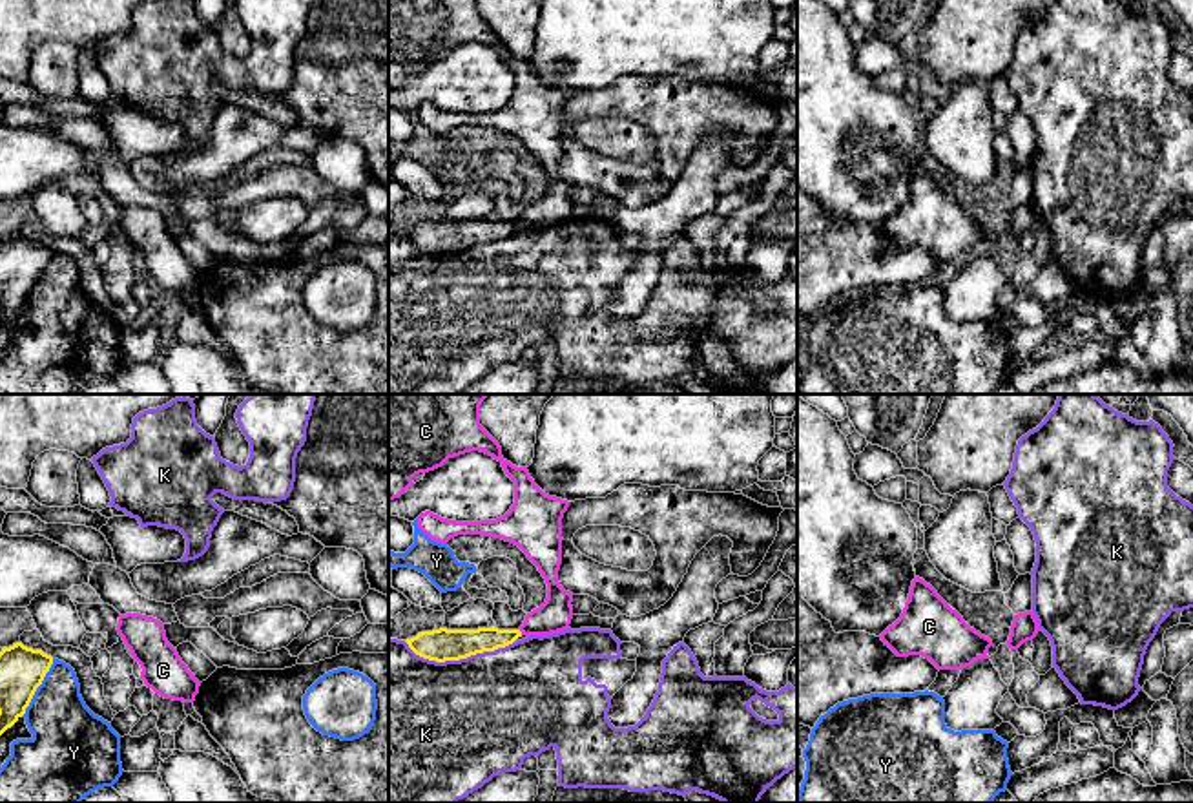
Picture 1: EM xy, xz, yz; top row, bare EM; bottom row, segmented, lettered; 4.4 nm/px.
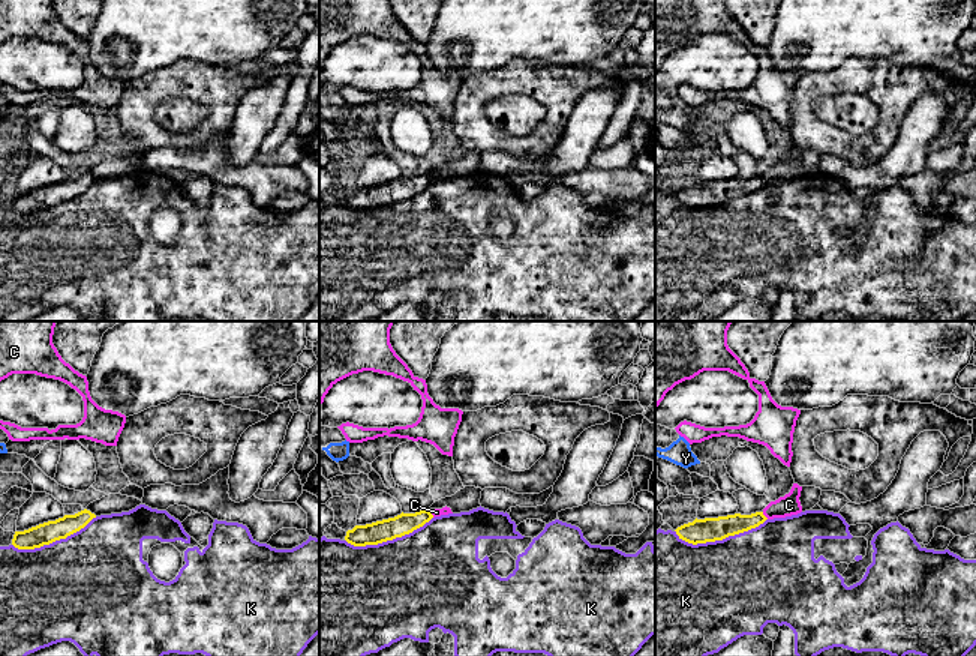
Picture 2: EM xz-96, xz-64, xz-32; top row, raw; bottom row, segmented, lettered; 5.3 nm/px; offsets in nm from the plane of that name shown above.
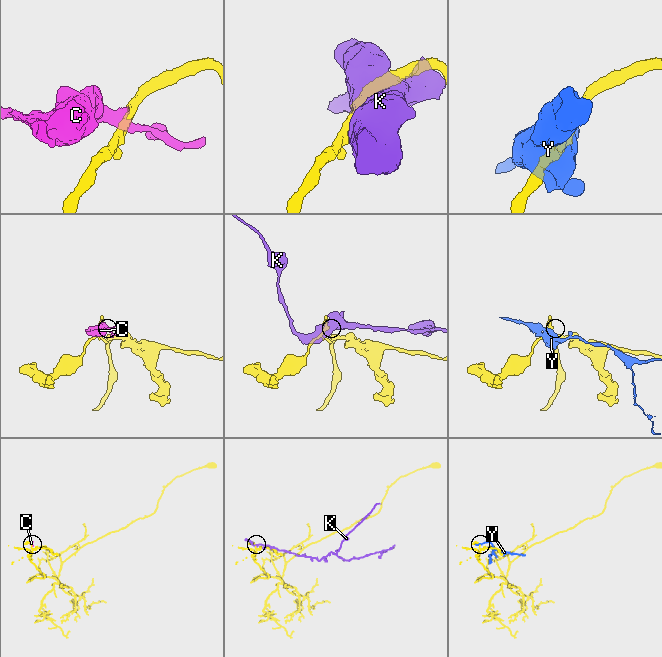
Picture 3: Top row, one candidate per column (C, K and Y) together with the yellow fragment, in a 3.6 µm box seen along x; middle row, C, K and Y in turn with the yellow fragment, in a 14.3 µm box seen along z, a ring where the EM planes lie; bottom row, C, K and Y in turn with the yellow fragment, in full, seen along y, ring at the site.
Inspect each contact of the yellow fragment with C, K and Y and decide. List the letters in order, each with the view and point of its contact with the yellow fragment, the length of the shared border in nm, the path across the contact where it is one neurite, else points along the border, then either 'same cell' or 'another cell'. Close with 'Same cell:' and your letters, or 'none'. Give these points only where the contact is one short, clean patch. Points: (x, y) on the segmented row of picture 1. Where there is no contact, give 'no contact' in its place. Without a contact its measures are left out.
C: xz (520, 632) | 30 nm | along xz (518, 630), (522, 634) | another cell
K: xz (458, 659) | 480 nm | another cell
Y: xy (39, 685) | 280 nm | another cell
Same cell: none

